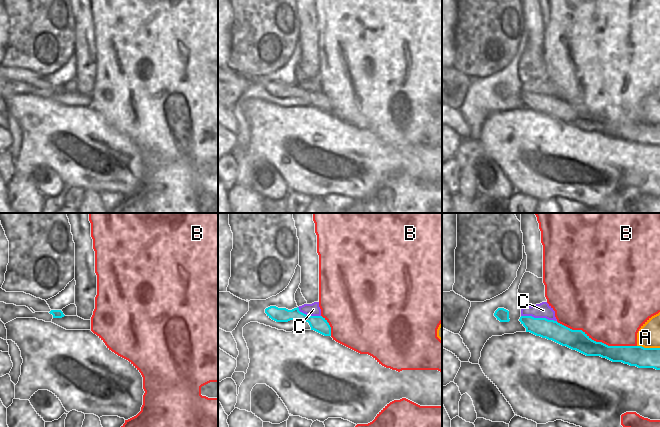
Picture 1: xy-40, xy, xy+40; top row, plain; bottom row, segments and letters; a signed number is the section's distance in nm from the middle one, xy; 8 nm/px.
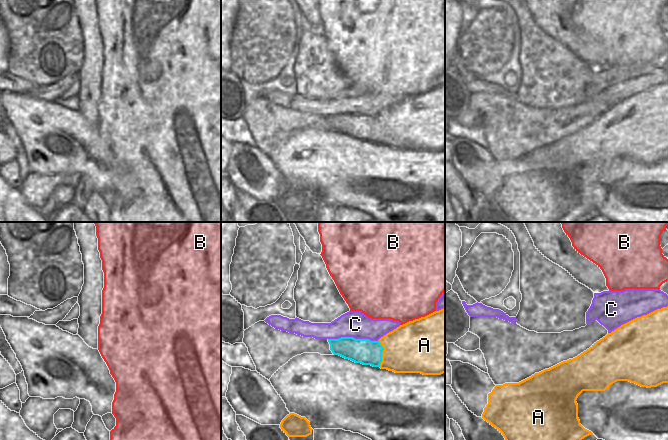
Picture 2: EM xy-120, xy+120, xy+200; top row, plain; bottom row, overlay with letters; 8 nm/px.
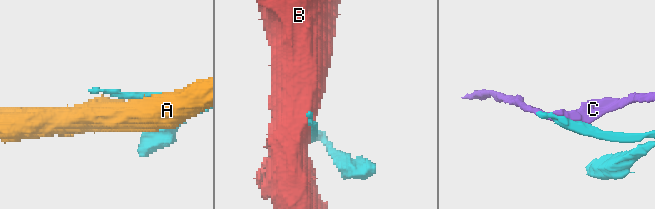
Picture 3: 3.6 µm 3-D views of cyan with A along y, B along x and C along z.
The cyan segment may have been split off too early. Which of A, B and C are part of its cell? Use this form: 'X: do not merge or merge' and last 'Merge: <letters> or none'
A: do not merge
B: do not merge
C: do not merge
Merge: none

